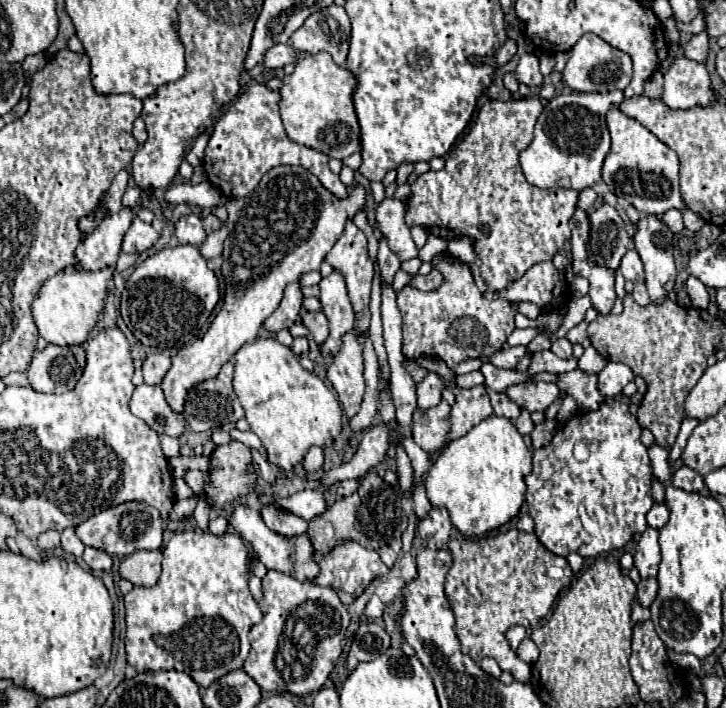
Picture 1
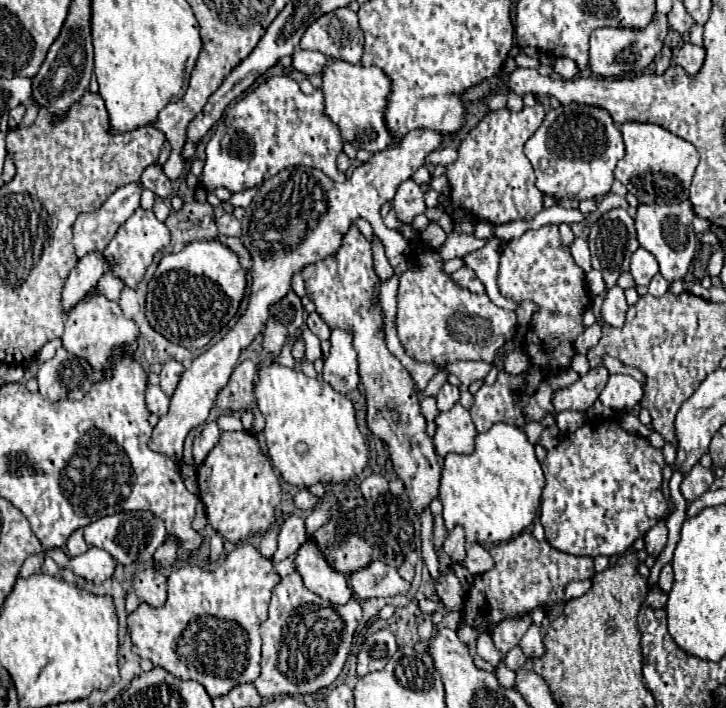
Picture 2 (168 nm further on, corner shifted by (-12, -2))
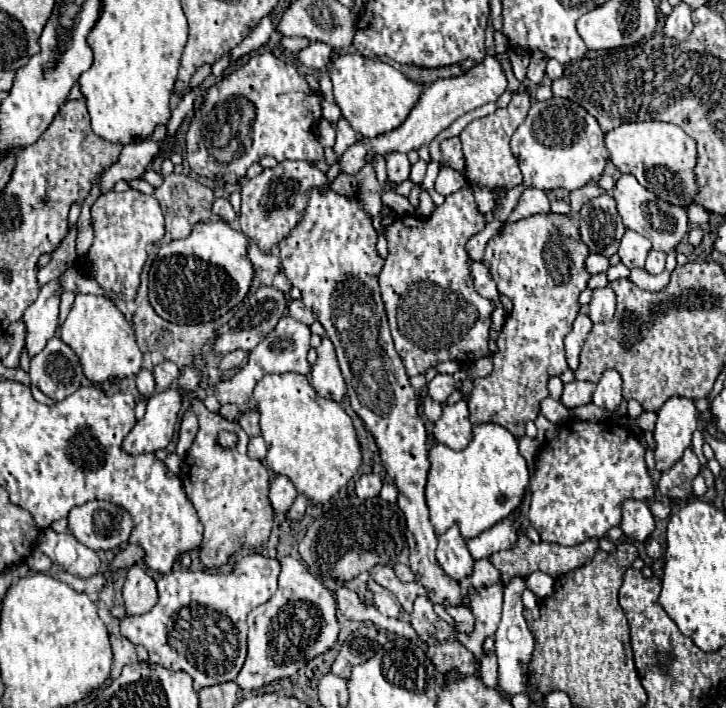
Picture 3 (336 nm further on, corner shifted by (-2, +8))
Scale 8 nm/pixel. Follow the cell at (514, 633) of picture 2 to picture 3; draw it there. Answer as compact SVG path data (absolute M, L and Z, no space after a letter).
M484 654L484 656L482 656L480 680L482 680L488 688L496 688L496 686L498 686L498 662L496 662L496 656L494 656L494 654Z

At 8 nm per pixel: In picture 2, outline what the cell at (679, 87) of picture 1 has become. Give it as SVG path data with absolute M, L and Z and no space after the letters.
M686 42L682 48L676 50L674 62L676 62L680 68L684 68L684 72L686 72L688 76L696 76L696 74L702 70L704 58L706 58L704 48Z

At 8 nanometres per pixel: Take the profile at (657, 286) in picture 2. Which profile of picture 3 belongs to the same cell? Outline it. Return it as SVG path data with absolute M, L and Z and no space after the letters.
M652 250L646 258L646 270L650 274L660 274L664 270L664 264L666 264L666 252L660 250Z

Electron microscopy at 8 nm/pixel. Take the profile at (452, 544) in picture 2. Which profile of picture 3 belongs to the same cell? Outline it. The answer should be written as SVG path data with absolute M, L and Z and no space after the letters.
M458 526L448 528L442 536L438 536L436 560L444 574L452 580L466 580L472 574L474 558L466 548L466 540L462 538Z

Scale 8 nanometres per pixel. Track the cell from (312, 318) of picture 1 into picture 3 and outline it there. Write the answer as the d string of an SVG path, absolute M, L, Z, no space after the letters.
M290 300L290 304L288 304L288 314L294 318L294 320L300 320L300 322L304 322L304 324L312 324L316 318L314 318L314 314L302 304L302 300Z

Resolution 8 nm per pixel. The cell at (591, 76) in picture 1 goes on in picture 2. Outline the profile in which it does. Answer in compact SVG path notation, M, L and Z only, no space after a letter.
M656 14L654 20L644 30L624 30L624 28L598 28L590 36L590 70L600 78L634 78L642 74L654 60L656 52L662 50L668 24L664 14Z

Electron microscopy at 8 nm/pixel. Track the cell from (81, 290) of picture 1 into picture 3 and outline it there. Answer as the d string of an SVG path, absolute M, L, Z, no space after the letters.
M76 294L70 314L60 326L60 338L76 352L84 376L94 384L102 384L108 380L122 380L138 374L142 368L142 352L136 344L136 336L130 322L106 296Z

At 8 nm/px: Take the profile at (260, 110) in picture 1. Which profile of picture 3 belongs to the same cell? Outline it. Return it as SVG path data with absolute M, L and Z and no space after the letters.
M272 52L256 54L232 74L208 88L202 106L194 112L186 132L186 160L190 168L206 178L236 178L242 180L246 170L266 154L282 160L324 160L322 144L314 136L314 124L322 118L320 96L310 90L306 80L298 74L292 62L276 58Z

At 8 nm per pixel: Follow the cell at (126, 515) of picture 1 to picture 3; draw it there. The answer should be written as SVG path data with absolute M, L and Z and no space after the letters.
M92 500L68 514L70 532L92 550L110 550L128 542L130 514L110 502Z

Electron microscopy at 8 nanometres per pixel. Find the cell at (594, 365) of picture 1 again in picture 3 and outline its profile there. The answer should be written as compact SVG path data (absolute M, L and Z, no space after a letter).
M574 380L574 382L568 382L564 384L564 392L562 392L562 404L566 408L576 408L576 406L582 406L582 404L588 404L592 400L592 394L596 390L596 384L594 382L580 382L580 380Z

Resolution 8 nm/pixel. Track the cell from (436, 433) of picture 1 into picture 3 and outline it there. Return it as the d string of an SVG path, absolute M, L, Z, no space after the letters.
M460 400L452 406L444 406L440 420L434 424L432 434L436 442L450 446L452 450L462 450L472 440L472 422L466 400Z

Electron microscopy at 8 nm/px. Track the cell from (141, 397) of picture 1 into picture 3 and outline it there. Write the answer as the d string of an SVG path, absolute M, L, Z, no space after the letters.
M140 370L136 374L136 386L138 386L138 392L146 398L150 398L156 390L156 384L154 384L154 376L150 370Z

